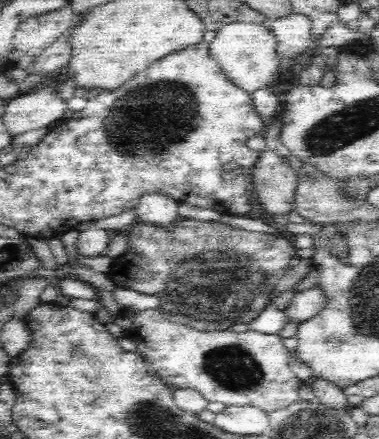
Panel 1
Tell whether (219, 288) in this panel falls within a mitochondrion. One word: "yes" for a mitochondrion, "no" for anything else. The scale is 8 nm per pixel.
yes

